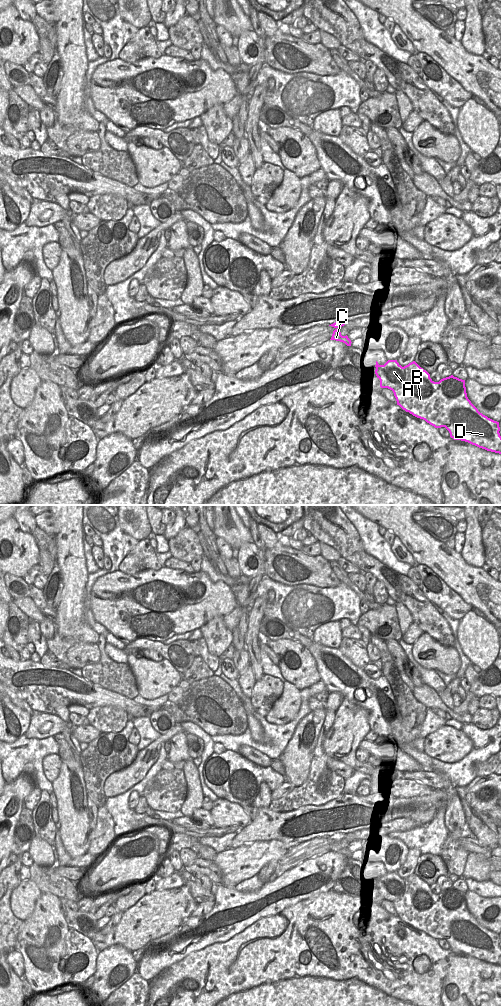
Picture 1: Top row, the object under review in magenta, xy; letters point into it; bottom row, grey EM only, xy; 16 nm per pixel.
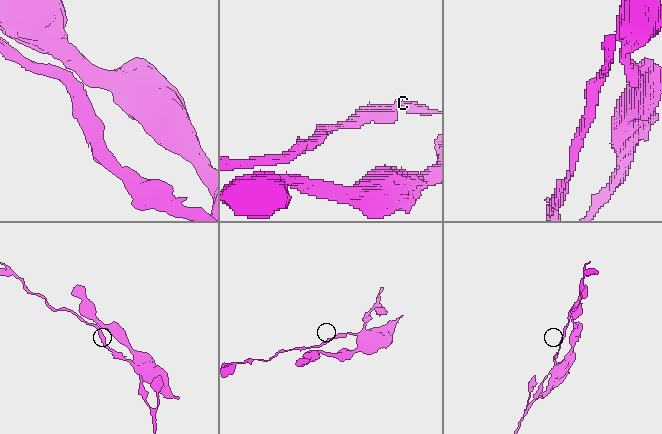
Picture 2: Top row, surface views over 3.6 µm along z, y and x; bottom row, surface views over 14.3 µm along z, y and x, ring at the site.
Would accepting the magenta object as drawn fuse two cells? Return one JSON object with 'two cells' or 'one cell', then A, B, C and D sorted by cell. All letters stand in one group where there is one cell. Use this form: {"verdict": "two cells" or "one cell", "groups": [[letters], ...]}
{"verdict": "two cells", "groups": [["A", "C"], ["B", "D"]]}

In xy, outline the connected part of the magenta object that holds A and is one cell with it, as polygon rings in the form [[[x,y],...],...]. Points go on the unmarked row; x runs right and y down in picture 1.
[[[388,872],[384,877],[379,877],[376,873],[375,886],[380,892],[381,900],[394,902],[405,892],[405,882],[397,872]]]

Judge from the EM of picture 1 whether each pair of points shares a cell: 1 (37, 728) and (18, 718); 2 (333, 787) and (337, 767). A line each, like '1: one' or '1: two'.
1: two
2: two

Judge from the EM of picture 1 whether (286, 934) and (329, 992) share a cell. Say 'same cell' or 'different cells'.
same cell

